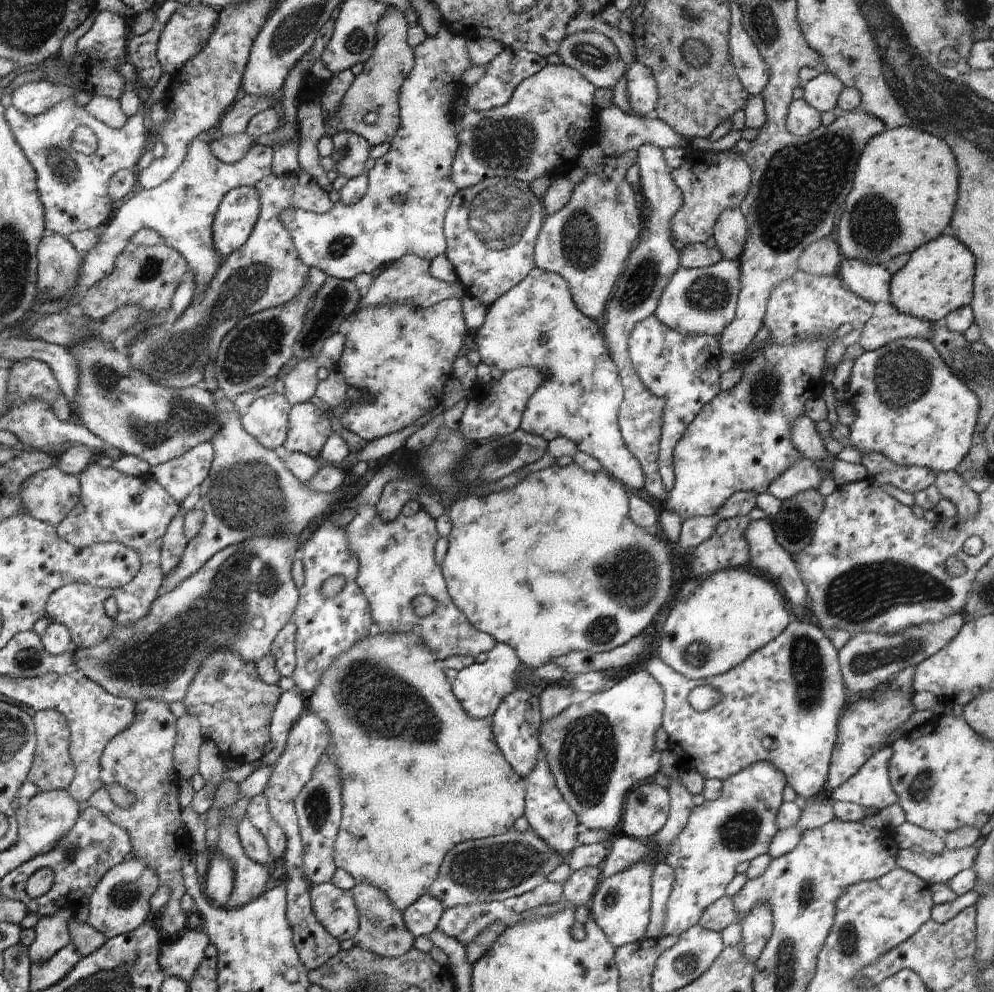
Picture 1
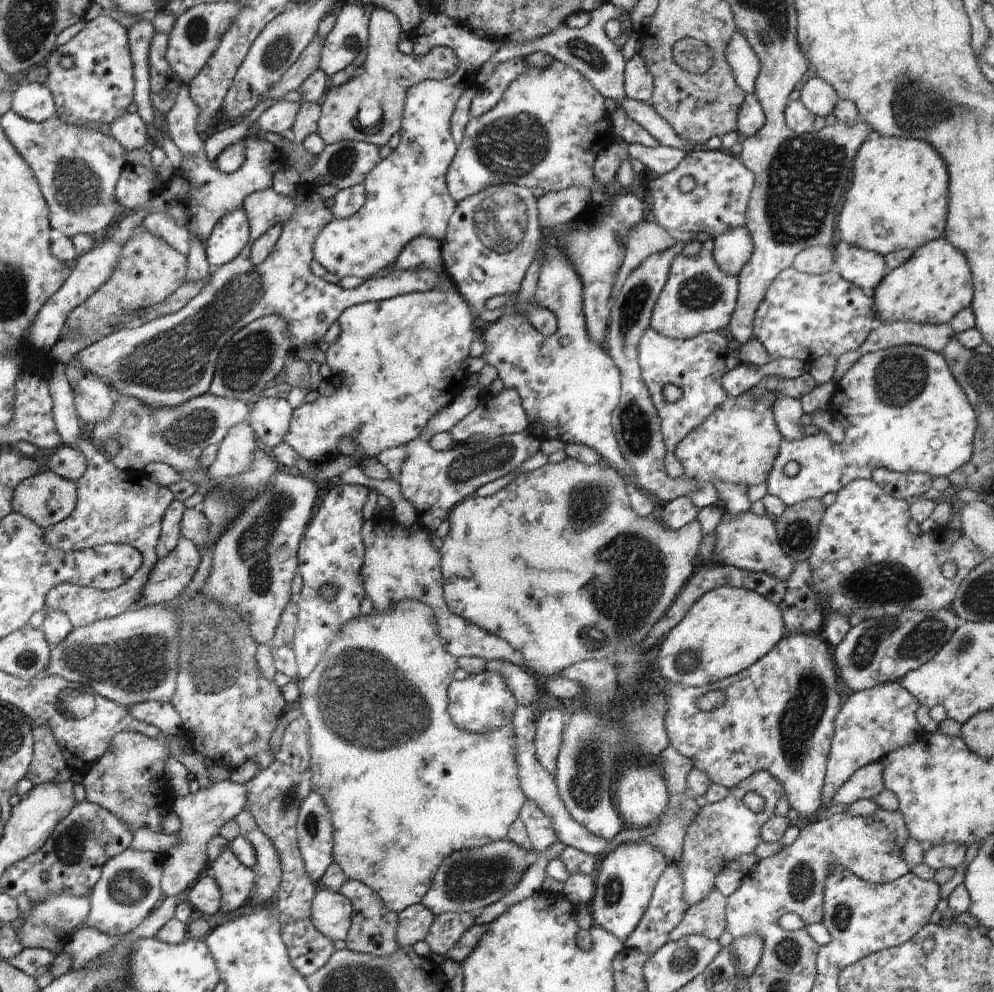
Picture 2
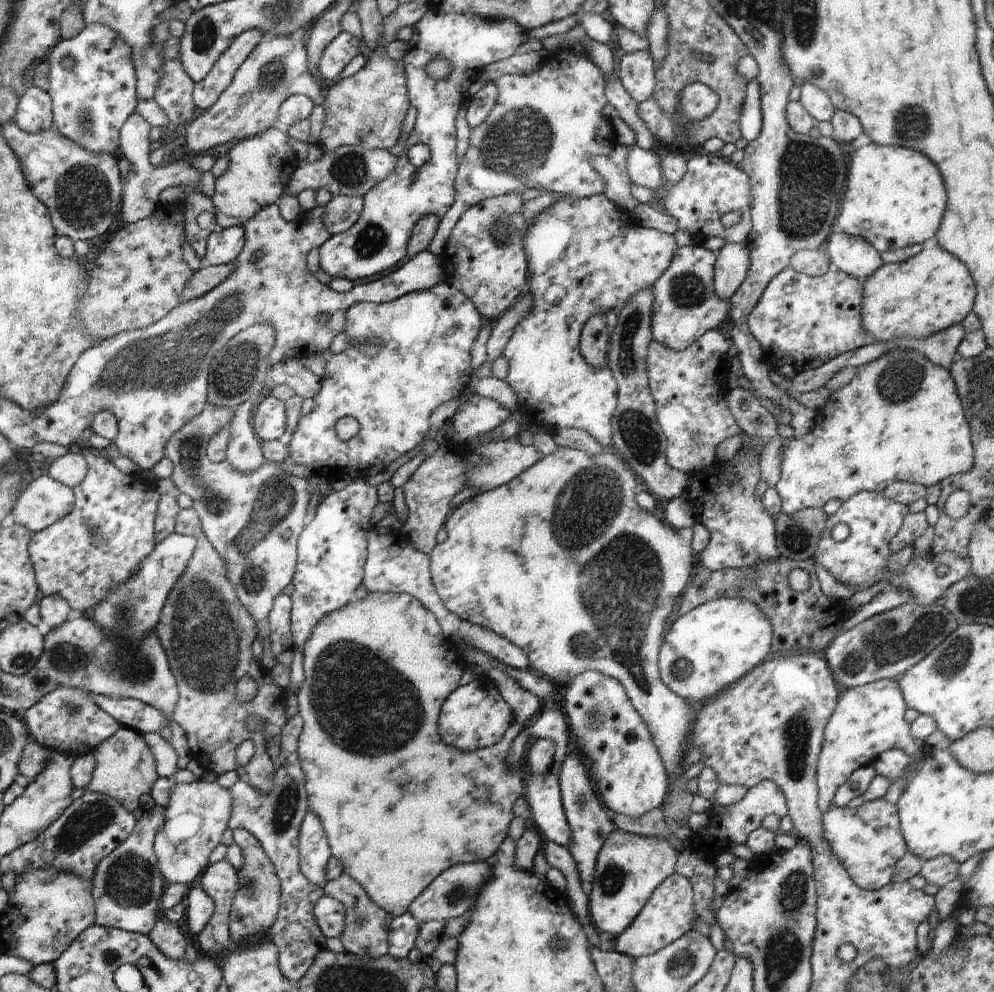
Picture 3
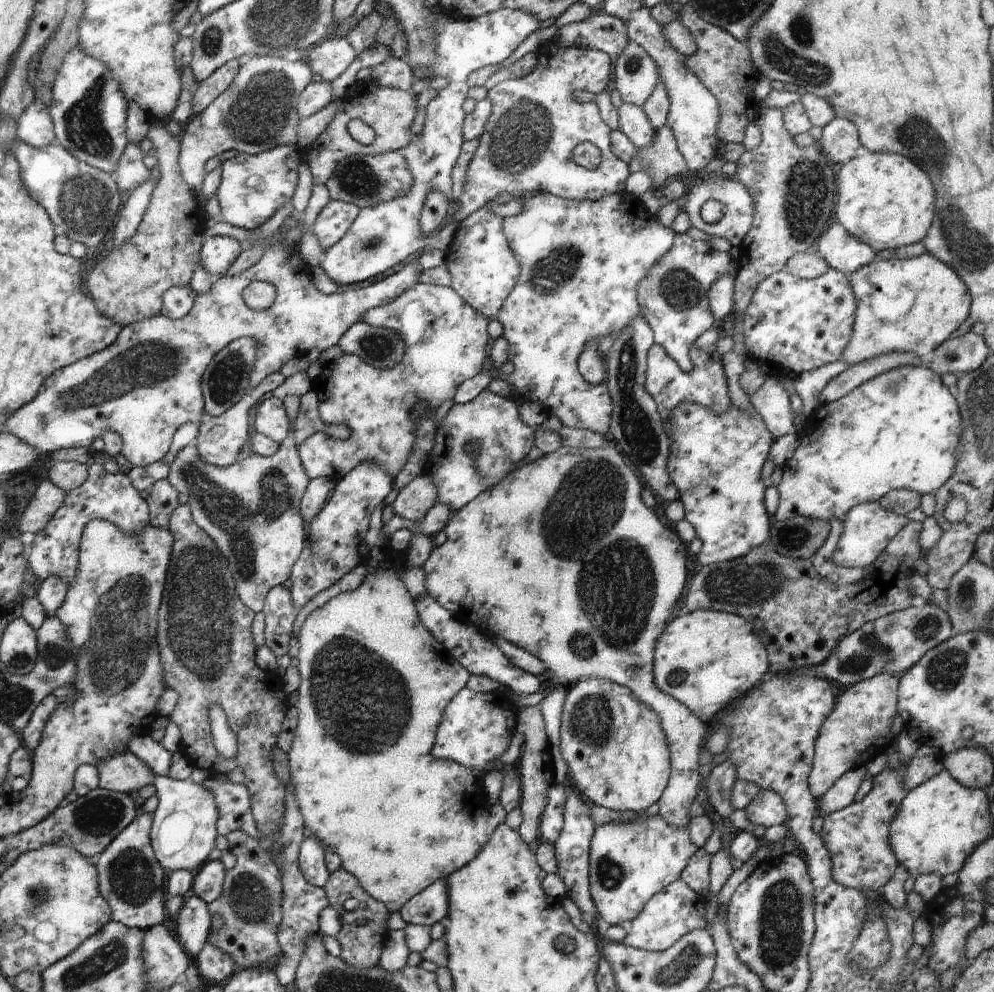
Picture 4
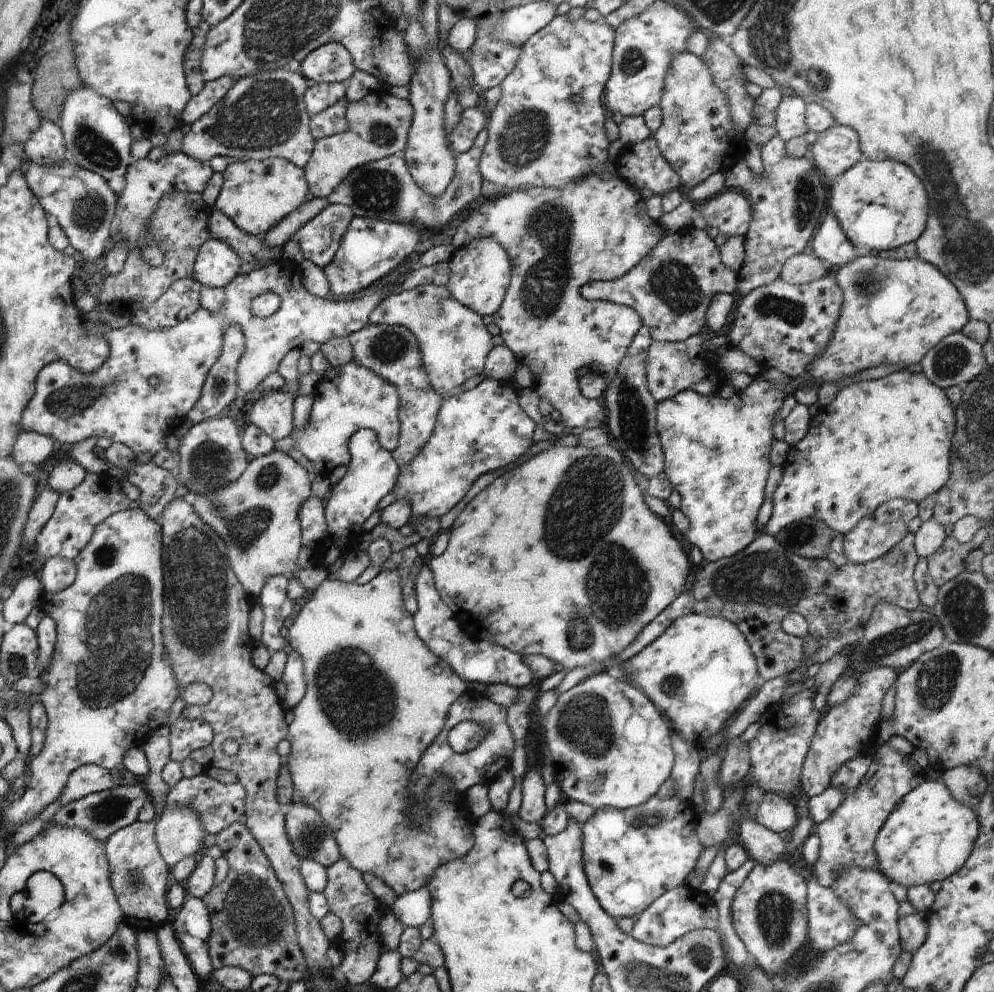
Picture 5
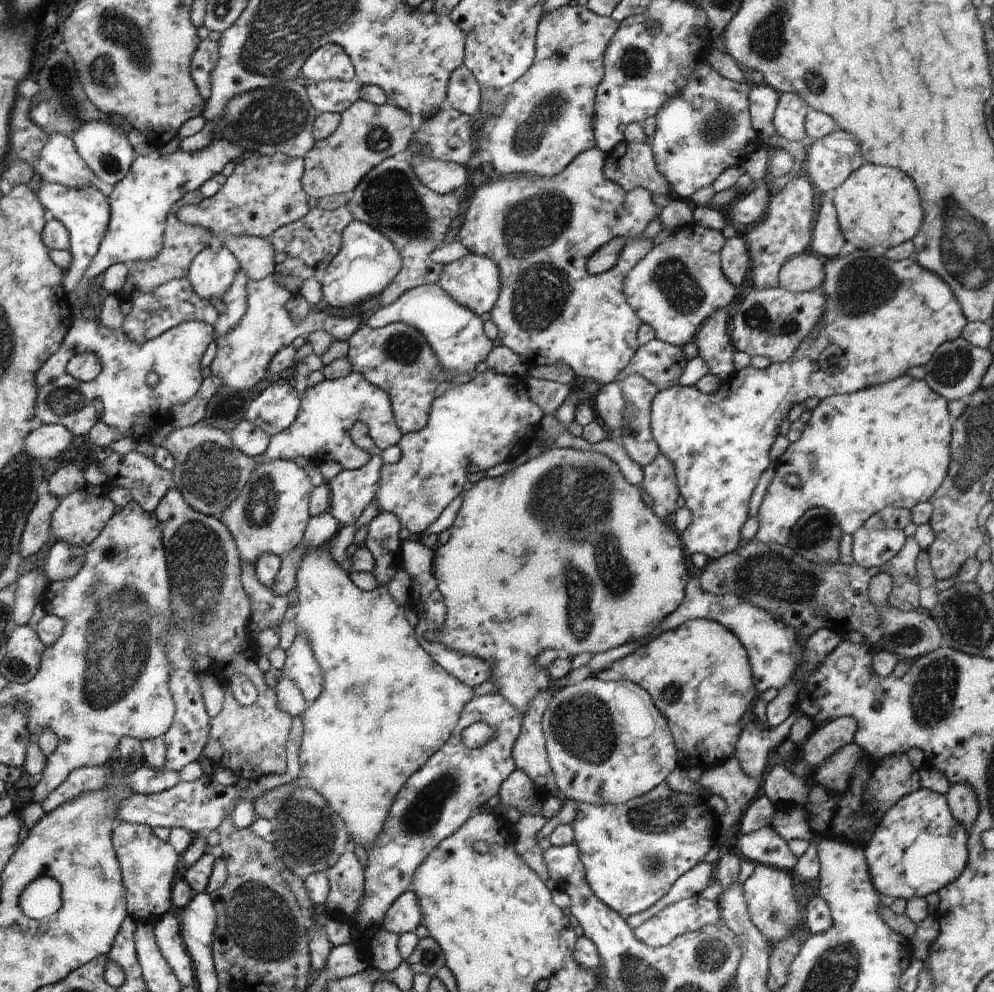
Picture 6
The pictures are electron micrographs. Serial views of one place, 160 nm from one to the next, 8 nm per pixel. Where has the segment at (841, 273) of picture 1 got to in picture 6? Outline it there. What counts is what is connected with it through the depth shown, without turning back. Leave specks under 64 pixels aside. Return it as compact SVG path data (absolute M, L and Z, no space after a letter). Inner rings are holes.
M830 196L823 200L816 212L809 251L820 256L824 261L838 257L846 243L839 227L835 206Z

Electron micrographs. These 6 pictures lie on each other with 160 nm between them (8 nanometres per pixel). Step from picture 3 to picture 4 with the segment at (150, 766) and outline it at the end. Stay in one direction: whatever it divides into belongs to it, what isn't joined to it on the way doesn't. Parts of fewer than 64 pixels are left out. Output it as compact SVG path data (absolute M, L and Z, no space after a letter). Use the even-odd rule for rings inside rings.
M128 747L112 755L110 759L100 761L96 768L100 788L114 792L132 794L155 781L155 774L152 770L130 752Z

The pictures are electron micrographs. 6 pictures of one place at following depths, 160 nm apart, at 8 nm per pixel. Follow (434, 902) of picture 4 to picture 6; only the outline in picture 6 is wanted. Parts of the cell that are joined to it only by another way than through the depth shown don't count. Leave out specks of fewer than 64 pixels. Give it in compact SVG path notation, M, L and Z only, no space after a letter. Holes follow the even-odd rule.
M412 890L401 894L384 913L379 928L401 935L413 931L422 922L422 913Z

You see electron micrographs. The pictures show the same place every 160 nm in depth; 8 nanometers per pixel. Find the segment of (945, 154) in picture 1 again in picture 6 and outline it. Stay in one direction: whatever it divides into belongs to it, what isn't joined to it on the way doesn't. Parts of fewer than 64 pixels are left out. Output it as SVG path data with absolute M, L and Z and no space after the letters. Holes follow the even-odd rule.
M872 163L862 165L830 195L835 206L840 230L848 242L863 251L874 246L889 249L910 241L919 233L924 216L920 195L912 180L892 167L881 167Z

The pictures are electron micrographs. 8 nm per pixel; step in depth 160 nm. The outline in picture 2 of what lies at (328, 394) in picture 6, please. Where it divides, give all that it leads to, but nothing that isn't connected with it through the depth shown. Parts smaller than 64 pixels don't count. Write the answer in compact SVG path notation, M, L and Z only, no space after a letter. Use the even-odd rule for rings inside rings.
M434 289L433 291L424 291L424 292L417 292L417 293L406 293L403 295L398 295L395 297L392 297L390 300L384 299L380 302L371 302L371 303L360 303L354 306L351 306L350 308L347 308L342 312L342 314L339 316L339 319L337 320L337 323L339 324L341 333L340 336L337 338L336 342L334 344L331 344L329 346L324 346L324 350L327 356L327 364L330 367L331 370L331 376L329 378L330 384L334 386L334 394L323 397L323 396L317 396L311 403L304 403L302 406L299 406L298 408L294 409L292 420L289 422L289 429L286 433L286 436L284 437L284 442L290 446L290 448L293 448L296 452L296 454L300 455L304 460L308 460L310 463L313 463L317 461L319 458L322 458L322 456L326 455L338 455L340 456L338 443L342 439L350 439L357 448L352 455L348 454L348 456L351 456L352 458L360 458L361 462L366 458L372 458L375 457L379 452L391 449L392 447L399 447L400 445L407 445L410 441L413 441L416 437L418 437L423 432L423 428L432 420L432 418L435 417L435 414L445 406L448 406L456 396L458 396L463 391L463 386L470 382L468 372L466 372L465 368L465 360L469 357L469 346L474 342L474 339L476 339L476 332L474 332L475 324L478 321L476 318L473 317L473 314L471 313L471 308L469 305L467 305L467 302L463 299L463 296L456 290L440 290L440 289Z

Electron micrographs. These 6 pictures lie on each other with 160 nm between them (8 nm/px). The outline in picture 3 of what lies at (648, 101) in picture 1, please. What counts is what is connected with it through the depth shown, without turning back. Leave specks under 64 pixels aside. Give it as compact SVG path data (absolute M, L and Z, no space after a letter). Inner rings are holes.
M648 50L621 54L619 81L637 103L648 100L656 84L652 55Z

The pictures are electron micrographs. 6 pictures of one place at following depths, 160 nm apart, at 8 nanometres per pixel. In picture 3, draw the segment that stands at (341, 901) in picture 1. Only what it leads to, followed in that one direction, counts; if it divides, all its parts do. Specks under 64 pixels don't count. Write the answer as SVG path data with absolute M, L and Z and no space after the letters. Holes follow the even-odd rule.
M324 894L314 905L313 913L326 938L340 936L345 929L345 906Z

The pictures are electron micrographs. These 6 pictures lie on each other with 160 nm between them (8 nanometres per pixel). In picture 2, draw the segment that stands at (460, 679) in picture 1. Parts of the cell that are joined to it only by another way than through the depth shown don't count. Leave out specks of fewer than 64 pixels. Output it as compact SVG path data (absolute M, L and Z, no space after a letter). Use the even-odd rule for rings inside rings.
M488 670L468 675L465 681L454 679L448 687L448 696L452 722L469 733L488 733L503 727L513 716L517 706L516 699L504 684L504 679L498 673Z

